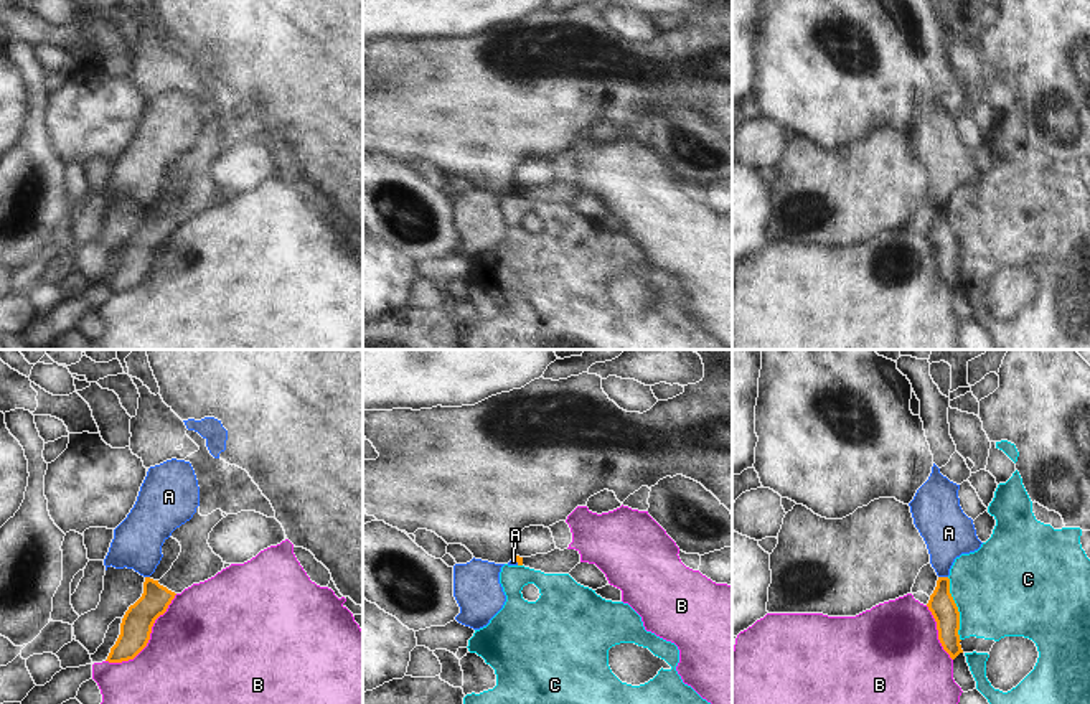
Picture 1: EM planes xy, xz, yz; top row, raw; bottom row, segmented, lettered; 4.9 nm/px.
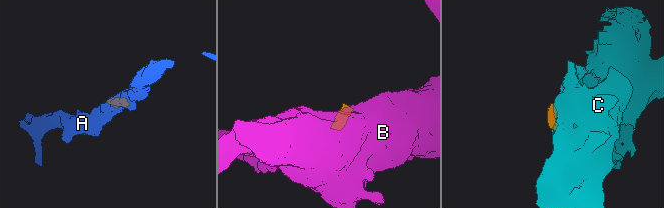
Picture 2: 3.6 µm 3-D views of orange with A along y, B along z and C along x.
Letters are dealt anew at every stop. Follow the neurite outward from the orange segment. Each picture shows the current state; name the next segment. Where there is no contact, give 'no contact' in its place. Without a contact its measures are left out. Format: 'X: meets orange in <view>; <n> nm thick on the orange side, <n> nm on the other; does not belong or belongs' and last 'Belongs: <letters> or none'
A: meets orange in yz; 130 nm thick on the orange side, 240 nm on the other; does not belong
B: meets orange in xy; 150 nm thick on the orange side, 500 nm on the other; does not belong
C: meets orange in yz; 130 nm thick on the orange side, 460 nm on the other; does not belong
Belongs: none

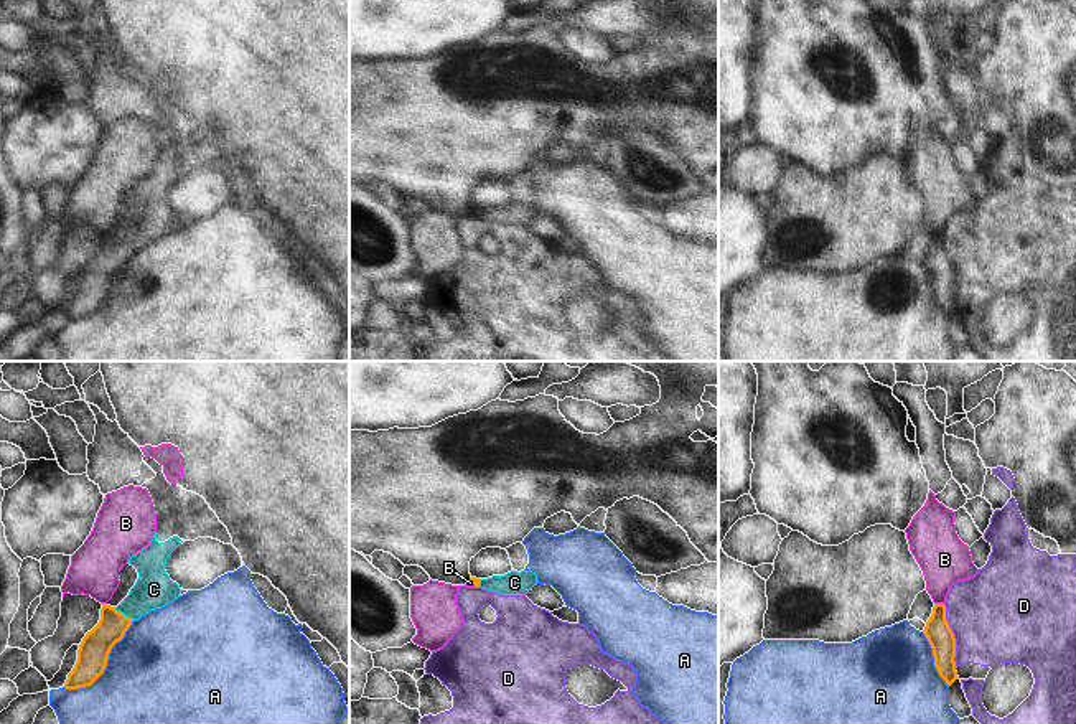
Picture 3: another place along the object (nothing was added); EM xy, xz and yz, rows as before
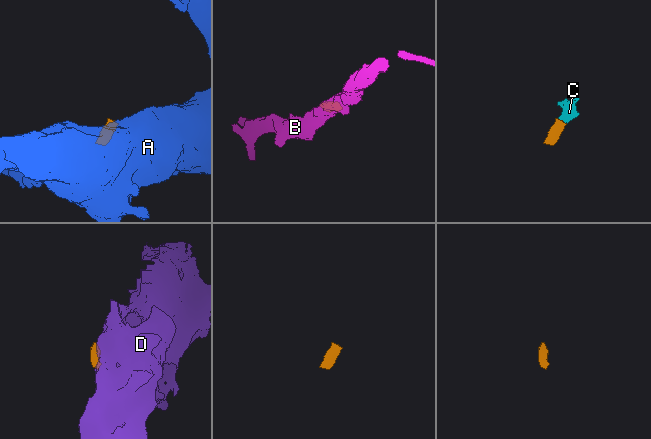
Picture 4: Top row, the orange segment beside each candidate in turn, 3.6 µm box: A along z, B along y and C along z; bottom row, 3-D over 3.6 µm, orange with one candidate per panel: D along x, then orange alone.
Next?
A: meets orange in xy; 150 nm thick on the orange side, 500 nm on the other; does not belong
B: meets orange in yz; 130 nm thick on the orange side, 240 nm on the other; does not belong
C: meets orange in xy; 150 nm thick on the orange side, 190 nm on the other; belongs
D: meets orange in yz; 130 nm thick on the orange side, 460 nm on the other; does not belong
Belongs: C

